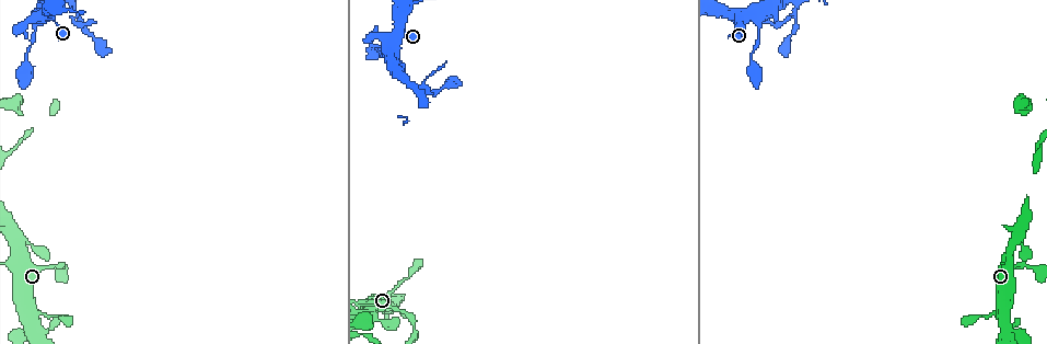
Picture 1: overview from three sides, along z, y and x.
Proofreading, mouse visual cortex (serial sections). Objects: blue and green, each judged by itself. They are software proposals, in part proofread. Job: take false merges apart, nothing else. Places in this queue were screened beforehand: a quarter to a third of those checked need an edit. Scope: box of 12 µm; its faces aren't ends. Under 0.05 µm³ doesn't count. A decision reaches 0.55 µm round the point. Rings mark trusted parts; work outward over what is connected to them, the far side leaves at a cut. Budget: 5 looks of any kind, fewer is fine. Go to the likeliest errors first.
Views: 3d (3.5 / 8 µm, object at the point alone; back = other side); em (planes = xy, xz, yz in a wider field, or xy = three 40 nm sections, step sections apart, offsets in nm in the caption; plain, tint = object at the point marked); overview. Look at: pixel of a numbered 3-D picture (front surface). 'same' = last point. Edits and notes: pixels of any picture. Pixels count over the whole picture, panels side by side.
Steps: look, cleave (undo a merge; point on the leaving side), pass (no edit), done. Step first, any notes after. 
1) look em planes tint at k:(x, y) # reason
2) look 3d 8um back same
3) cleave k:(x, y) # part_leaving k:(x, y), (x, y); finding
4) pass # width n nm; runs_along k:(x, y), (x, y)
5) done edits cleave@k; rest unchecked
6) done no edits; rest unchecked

look 3d 3.5um at 1:(393, 52) # four arms meet

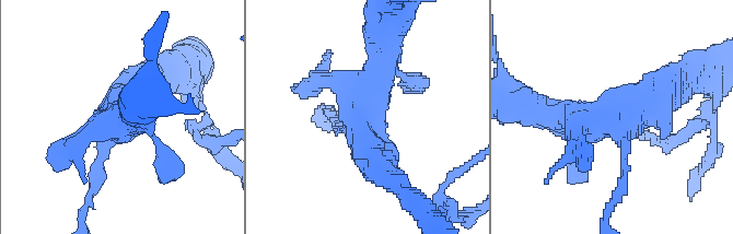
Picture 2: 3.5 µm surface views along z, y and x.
look em xy step 2 tint at 2:(364, 123) # arms 4; arm_widths 150, 350, 400, 450 nm; now the EM

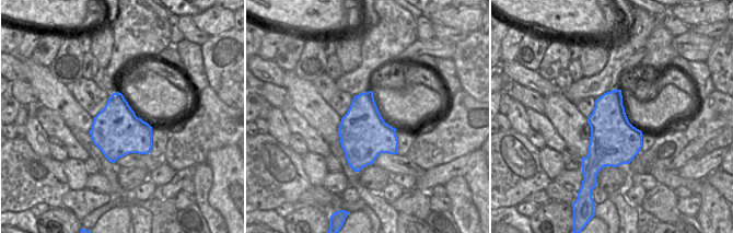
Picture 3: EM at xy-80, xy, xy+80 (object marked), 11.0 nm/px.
look em xy step 3 tint same

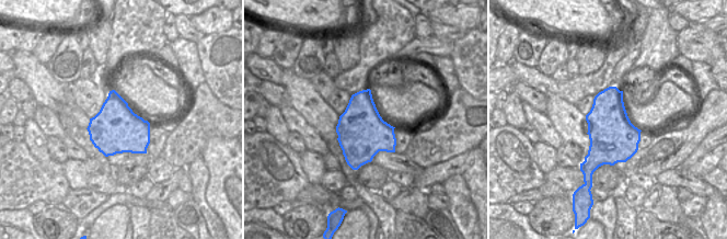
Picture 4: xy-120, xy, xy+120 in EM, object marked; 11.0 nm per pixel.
pass # runs_along 2:(562, 127), (627, 120), (672, 90); all the same cell

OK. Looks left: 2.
look 3d 3.5um at 1:(797, 16) # abrupt turn

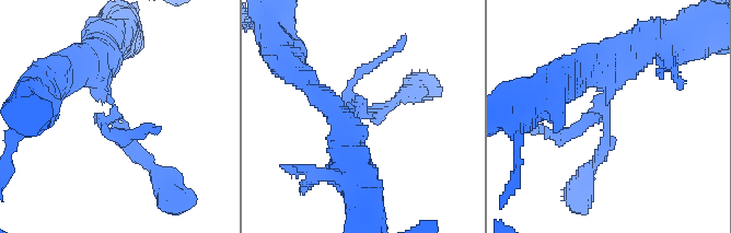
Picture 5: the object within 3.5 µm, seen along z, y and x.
look em xy step 2 tint at 5:(115, 109)

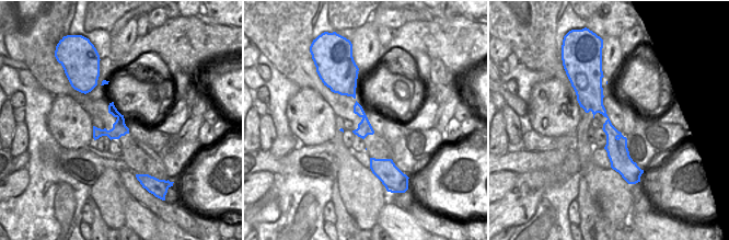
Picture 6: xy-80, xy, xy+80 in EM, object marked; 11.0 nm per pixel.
pass # runs_along 5:(73, 70), (101, 80), (151, 167); one cell here

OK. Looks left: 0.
done no edits; rest unchecked

